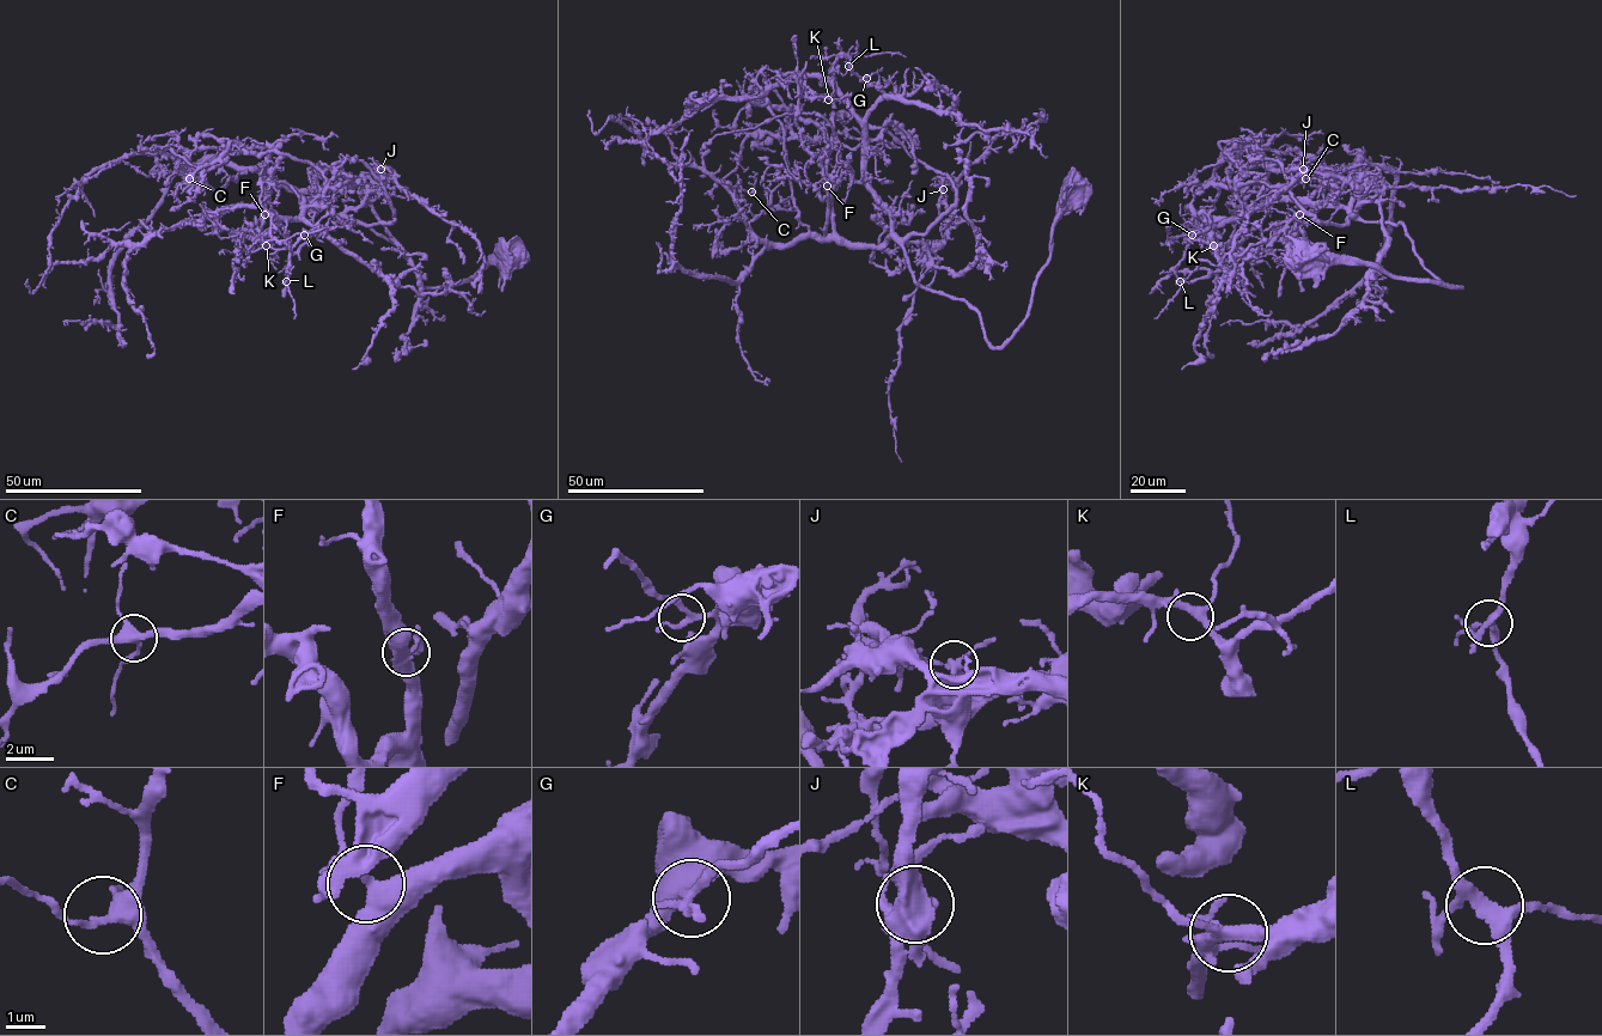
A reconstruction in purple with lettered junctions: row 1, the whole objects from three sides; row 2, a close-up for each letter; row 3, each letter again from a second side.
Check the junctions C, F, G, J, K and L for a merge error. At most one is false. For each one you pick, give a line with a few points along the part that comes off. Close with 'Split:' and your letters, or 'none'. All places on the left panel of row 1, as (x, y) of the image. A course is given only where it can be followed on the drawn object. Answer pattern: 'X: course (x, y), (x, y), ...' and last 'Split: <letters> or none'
Split: J

